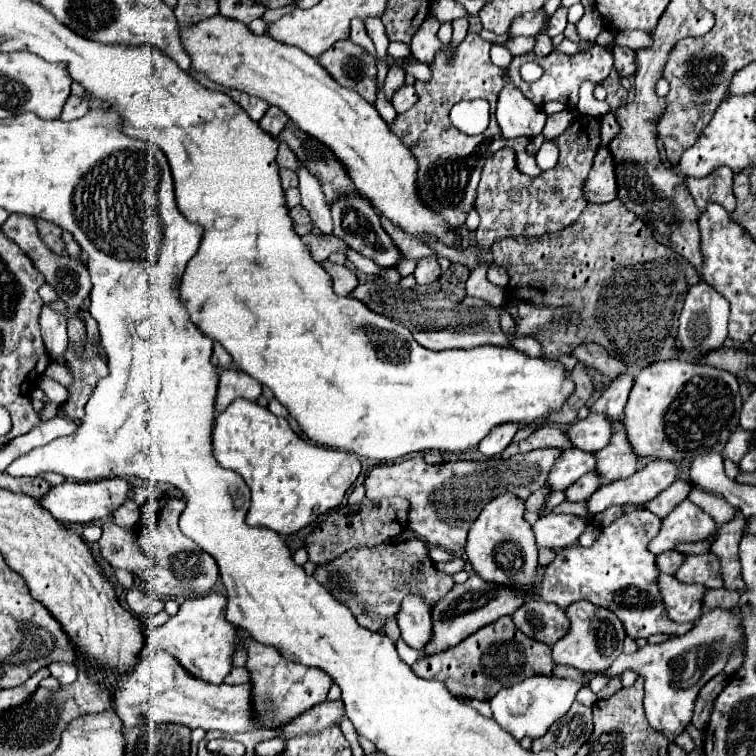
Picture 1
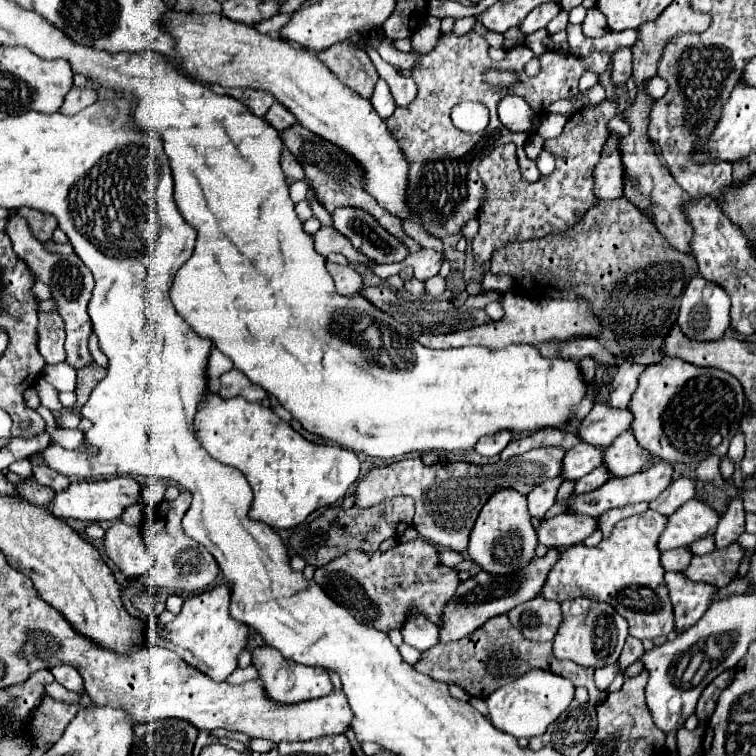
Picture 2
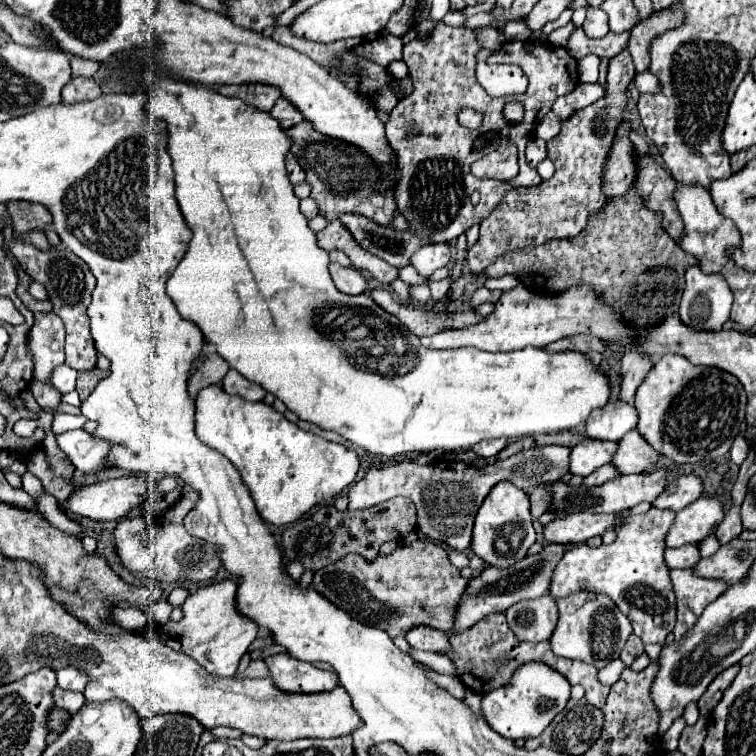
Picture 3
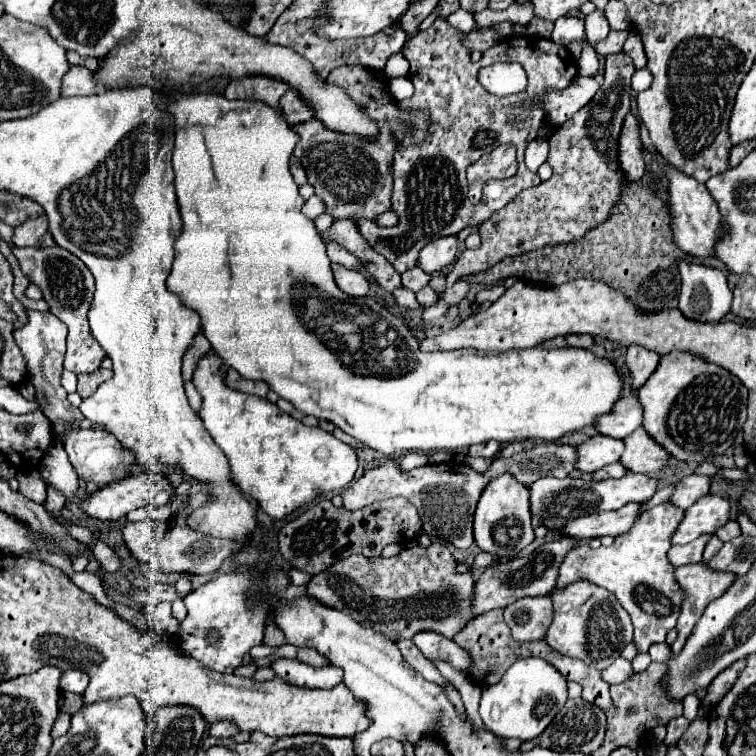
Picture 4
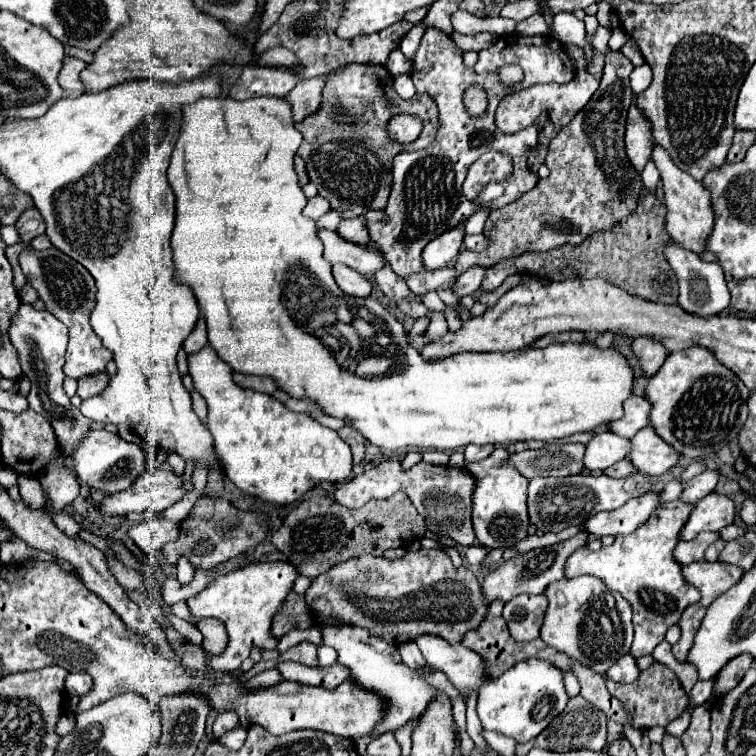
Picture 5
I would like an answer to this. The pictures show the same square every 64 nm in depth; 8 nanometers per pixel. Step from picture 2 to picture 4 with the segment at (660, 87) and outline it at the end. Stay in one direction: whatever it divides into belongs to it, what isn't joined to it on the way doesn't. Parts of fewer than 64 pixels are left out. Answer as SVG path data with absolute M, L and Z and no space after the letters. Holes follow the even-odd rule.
M640 68L640 70L634 72L634 76L632 76L632 88L636 92L646 90L650 84L652 84L652 74L648 72L648 68Z

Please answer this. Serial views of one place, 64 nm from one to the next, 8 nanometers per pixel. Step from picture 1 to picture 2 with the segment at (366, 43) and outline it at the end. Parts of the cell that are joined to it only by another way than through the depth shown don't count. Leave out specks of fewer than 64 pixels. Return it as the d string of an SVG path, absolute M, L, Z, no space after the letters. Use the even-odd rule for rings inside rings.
M370 52L370 58L372 58L372 62L374 62L374 66L376 66L378 74L380 74L380 78L384 78L386 84L390 86L390 92L392 92L396 104L398 106L410 104L414 100L414 96L416 96L416 84L414 84L414 80L400 76L398 70L392 68L390 64L382 62L376 52Z

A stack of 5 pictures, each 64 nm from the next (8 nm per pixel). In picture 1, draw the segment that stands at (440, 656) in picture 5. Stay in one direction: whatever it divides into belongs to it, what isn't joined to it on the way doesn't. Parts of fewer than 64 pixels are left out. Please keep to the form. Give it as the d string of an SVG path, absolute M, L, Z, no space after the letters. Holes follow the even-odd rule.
M408 596L404 598L396 620L402 632L402 640L422 652L424 644L432 640L432 618L428 604L424 604L420 596Z

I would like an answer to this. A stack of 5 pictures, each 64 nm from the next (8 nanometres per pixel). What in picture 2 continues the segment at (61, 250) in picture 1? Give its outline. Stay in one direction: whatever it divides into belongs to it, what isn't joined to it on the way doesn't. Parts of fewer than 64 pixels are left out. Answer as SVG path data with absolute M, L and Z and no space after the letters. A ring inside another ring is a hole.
M18 208L16 214L22 216L24 220L28 220L28 228L32 228L32 234L40 242L46 242L52 238L52 232L56 228L56 218L52 214L36 212L34 208Z

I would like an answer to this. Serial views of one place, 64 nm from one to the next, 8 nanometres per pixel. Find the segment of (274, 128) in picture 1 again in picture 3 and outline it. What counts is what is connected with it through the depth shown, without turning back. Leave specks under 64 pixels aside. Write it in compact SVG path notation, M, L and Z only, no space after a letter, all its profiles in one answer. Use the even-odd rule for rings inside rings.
M284 96L276 100L276 104L274 104L274 108L270 110L270 114L272 114L276 120L280 120L282 128L286 128L286 130L288 130L290 126L294 126L294 124L298 124L298 122L304 120L302 112L300 112L290 100L284 100Z

